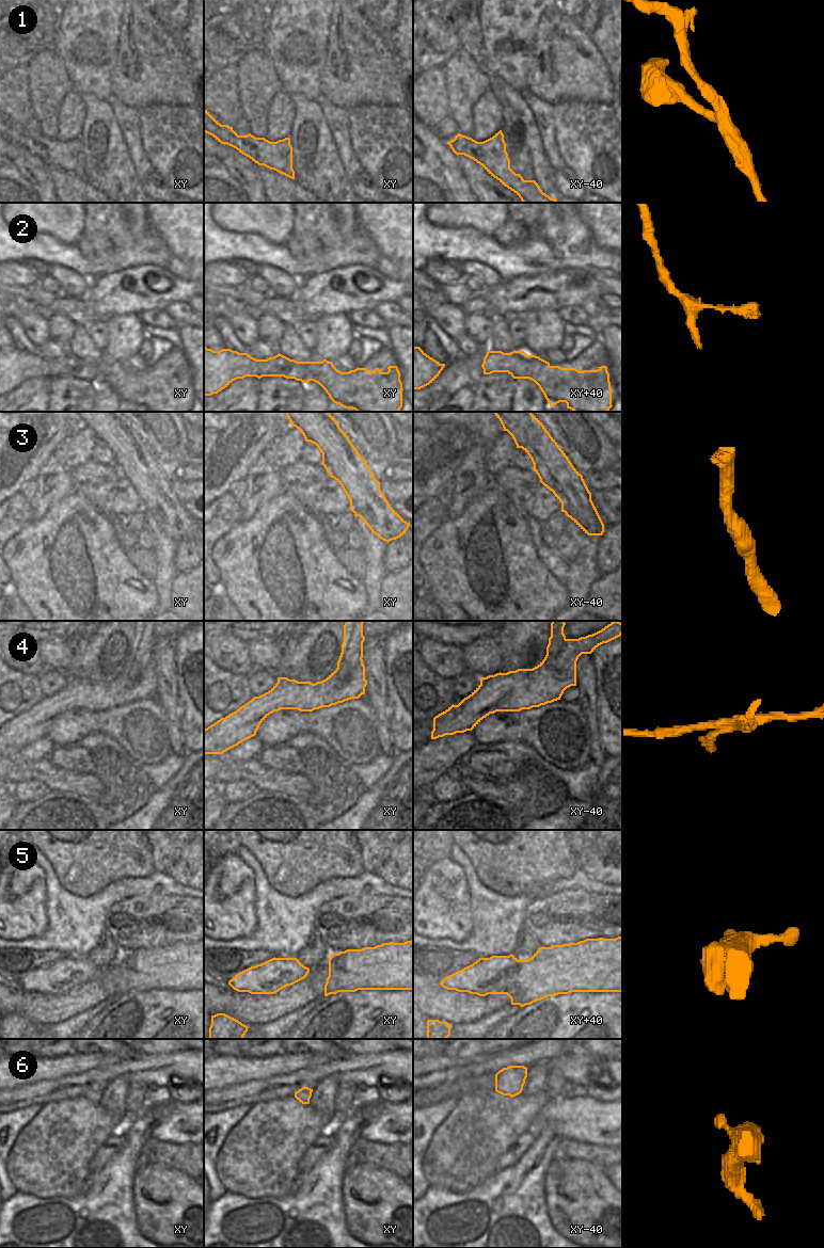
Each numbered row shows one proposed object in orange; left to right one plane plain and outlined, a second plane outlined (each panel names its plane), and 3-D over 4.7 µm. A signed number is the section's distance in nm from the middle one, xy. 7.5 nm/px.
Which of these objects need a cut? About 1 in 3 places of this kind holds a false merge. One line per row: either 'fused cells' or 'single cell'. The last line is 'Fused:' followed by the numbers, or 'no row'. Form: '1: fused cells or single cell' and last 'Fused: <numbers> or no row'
1: single cell
2: single cell
3: single cell
4: fused cells
5: single cell
6: single cell
Fused: 4

